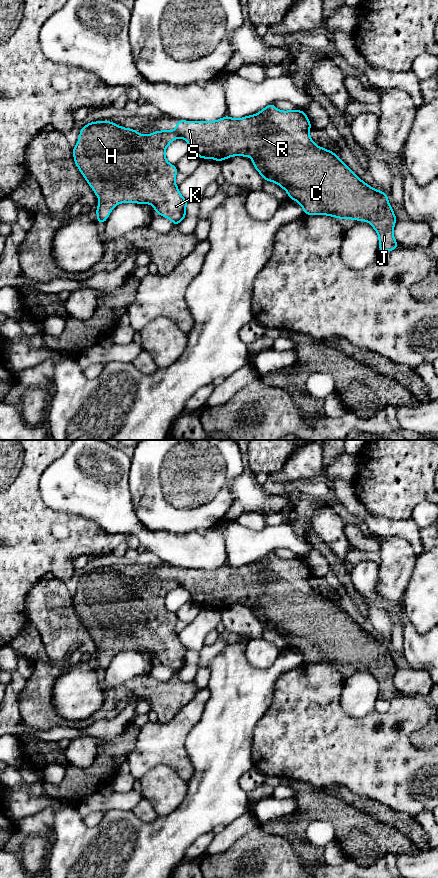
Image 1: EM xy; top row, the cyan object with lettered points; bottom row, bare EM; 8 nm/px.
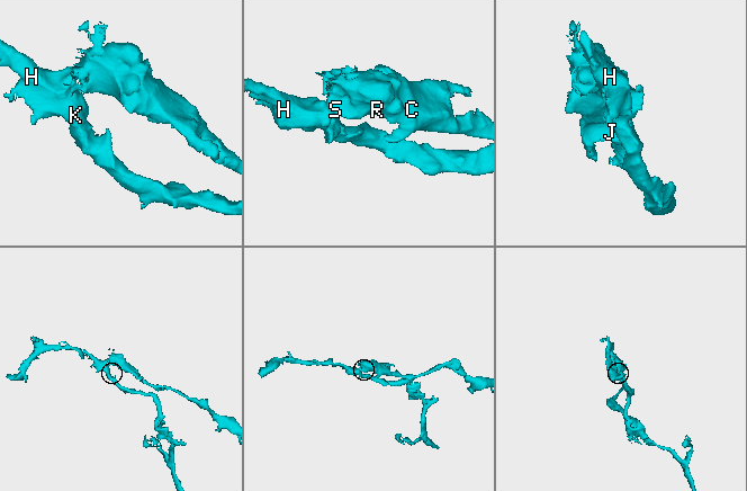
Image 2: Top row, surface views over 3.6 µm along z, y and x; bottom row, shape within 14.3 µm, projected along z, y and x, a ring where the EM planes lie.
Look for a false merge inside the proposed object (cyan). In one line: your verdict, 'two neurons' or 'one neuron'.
two neurons

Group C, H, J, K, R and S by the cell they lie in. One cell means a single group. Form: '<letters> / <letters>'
C J R S / H K

